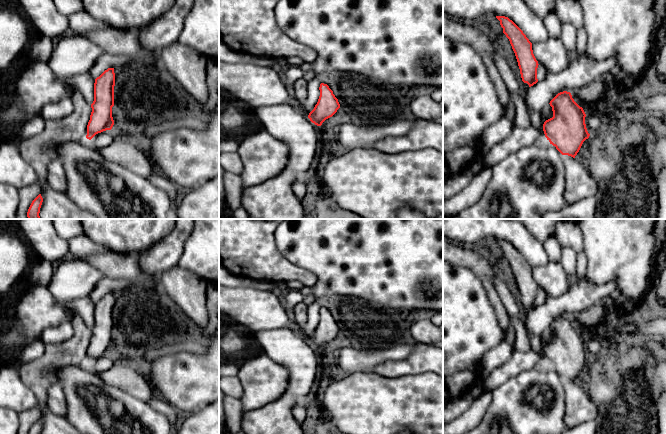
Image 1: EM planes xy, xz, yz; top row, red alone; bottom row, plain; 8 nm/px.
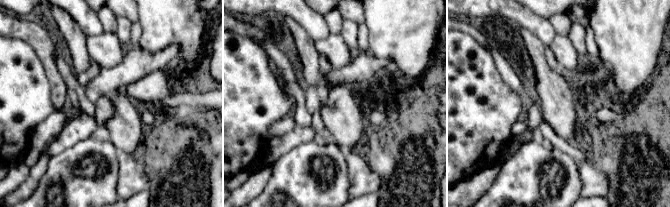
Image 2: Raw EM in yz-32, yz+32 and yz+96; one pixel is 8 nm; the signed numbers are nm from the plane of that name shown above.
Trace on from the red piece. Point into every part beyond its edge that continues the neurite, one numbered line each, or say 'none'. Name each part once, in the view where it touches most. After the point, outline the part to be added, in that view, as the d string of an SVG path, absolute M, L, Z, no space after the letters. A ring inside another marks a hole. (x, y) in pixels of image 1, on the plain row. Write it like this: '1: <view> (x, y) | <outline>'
none

